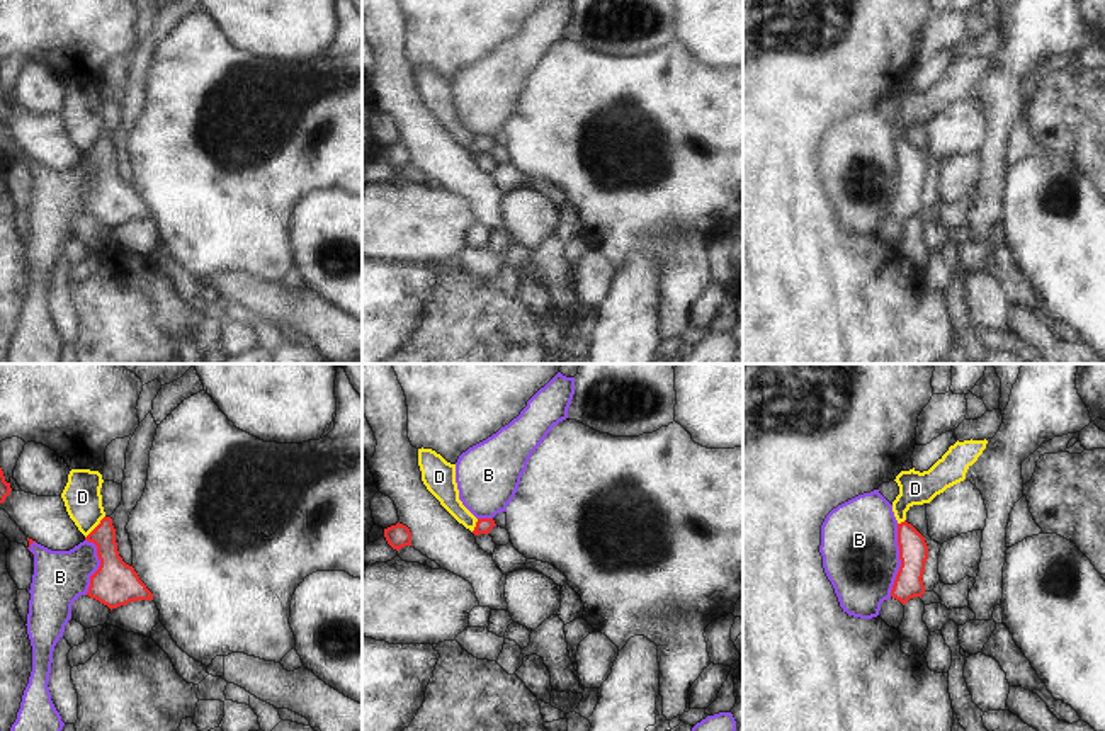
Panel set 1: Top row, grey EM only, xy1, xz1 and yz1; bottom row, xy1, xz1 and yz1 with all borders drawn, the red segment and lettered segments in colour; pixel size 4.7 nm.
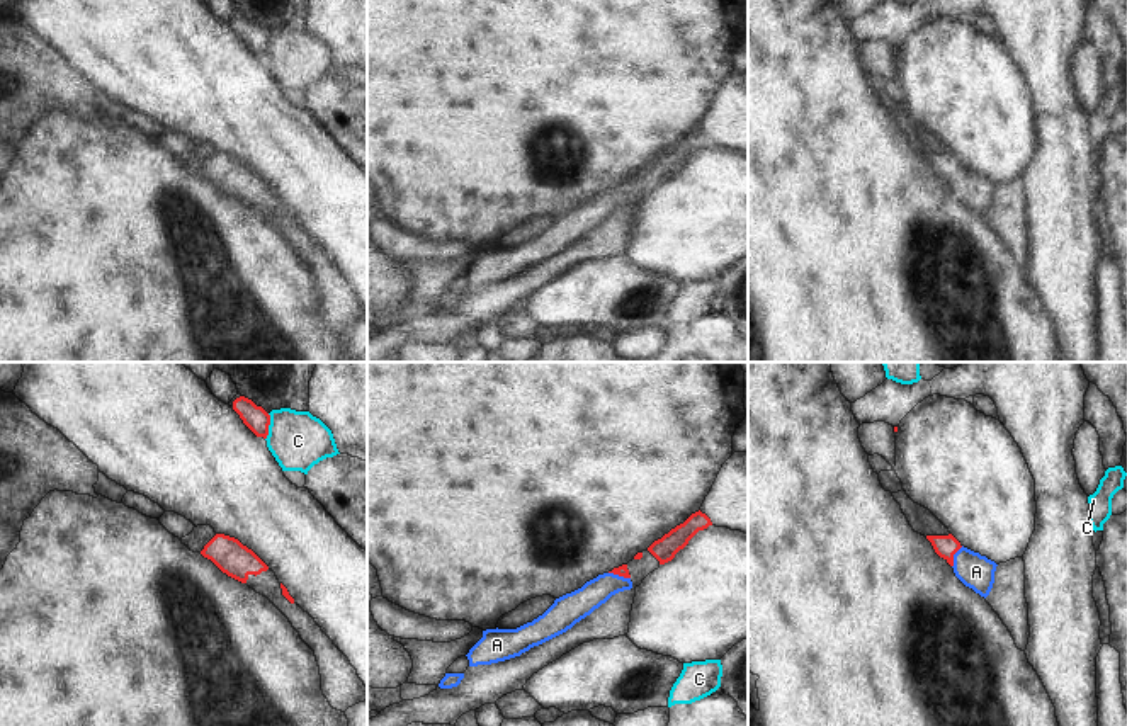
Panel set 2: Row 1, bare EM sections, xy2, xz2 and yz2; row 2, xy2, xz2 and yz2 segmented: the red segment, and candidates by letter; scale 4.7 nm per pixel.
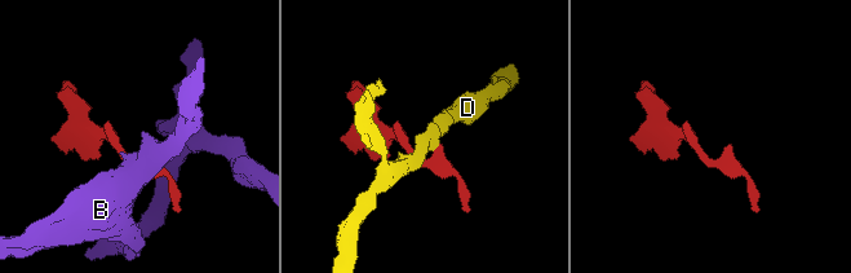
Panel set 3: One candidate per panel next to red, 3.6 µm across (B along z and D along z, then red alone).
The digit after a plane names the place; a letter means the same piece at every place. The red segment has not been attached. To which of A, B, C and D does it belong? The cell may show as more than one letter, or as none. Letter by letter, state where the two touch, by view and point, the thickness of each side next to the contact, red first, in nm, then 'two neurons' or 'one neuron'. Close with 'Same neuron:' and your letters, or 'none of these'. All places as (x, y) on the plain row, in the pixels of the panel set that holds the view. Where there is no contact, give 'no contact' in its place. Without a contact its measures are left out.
A: meets red in yz2 at (952, 175); 110 nm thick on the red side, 160 nm on the other; one neuron
B: meets red in yz1 at (900, 177); 140 nm thick on the red side, 360 nm on the other; two neurons
C: meets red in xy2 at (267, 46); 110 nm thick on the red side, 280 nm on the other; two neurons
D: meets red in xy1 at (96, 147); 170 nm thick on the red side, 180 nm on the other; two neurons
Same neuron: A

